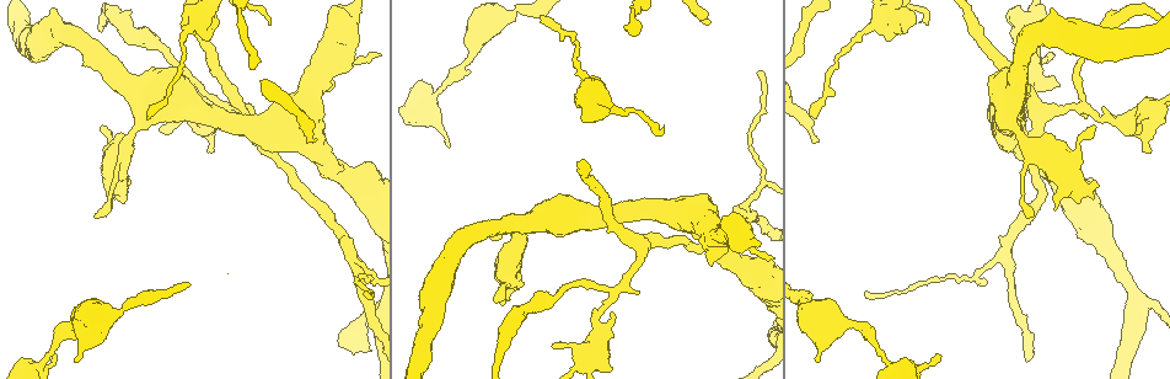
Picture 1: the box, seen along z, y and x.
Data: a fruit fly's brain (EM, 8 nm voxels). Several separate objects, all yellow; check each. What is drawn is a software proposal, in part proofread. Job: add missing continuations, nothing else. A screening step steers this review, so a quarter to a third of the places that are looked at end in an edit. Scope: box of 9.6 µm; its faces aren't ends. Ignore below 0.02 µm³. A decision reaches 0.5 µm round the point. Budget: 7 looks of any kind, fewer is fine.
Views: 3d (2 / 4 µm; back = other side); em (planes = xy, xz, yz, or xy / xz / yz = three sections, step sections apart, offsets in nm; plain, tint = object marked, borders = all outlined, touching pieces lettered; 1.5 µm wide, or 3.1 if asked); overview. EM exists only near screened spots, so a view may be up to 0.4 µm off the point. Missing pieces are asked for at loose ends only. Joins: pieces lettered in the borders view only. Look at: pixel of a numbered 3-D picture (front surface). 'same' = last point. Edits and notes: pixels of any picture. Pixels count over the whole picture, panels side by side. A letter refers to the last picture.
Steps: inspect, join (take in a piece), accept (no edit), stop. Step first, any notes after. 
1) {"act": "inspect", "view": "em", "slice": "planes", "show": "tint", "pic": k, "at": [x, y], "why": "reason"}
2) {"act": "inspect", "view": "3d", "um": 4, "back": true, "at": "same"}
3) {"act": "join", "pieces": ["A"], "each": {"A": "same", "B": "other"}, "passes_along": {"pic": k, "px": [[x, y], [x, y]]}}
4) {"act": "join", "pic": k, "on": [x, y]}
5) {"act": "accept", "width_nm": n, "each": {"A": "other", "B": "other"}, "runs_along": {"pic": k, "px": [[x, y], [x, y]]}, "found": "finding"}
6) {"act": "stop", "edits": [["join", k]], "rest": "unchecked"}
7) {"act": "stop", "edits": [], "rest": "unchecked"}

{"act": "inspect", "view": "3d", "um": 2, "pic": 1, "at": [496, 303], "why": "an open end"}

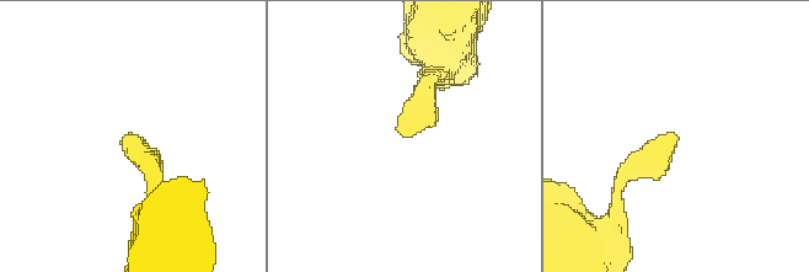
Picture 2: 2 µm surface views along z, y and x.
{"act": "inspect", "view": "em", "slice": "xz", "step": 8, "show": "borders", "pic": 2, "at": [674, 139], "why": "now the EM"}

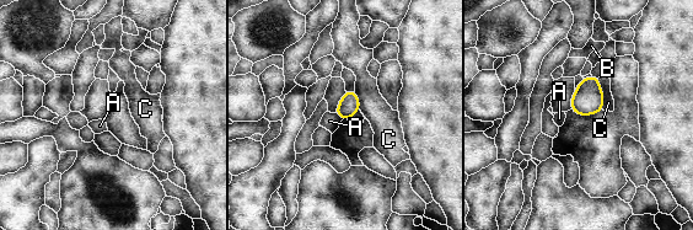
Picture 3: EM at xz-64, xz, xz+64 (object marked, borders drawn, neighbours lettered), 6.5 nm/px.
{"act": "inspect", "view": "em", "slice": "xy", "step": 4, "show": "borders", "at": "same"}

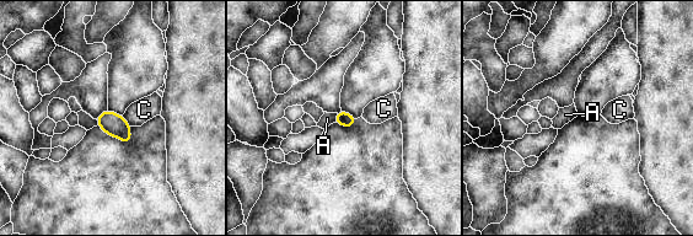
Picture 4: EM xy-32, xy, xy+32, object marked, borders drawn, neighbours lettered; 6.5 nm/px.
{"act": "accept", "each": {"A": "other", "C": "other"}, "border": {"pic": 4, "px": [[337, 113], [334, 122]]}, "found": "none of them fits"}

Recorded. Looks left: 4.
{"act": "inspect", "view": "3d", "um": 4, "pic": 1, "at": [1087, 116], "why": "an open end"}

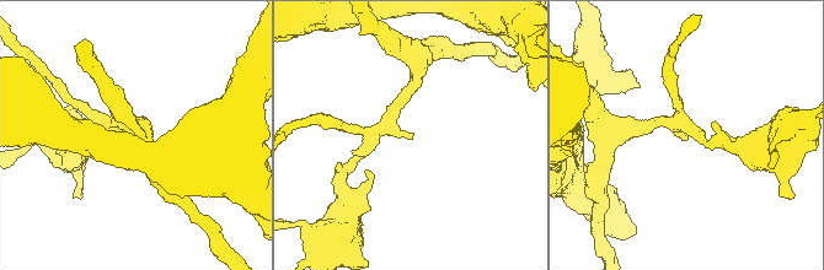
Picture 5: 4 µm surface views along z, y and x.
{"act": "inspect", "view": "em", "slice": "planes", "show": "borders", "pic": 5, "at": [412, 137], "arm_widths_nm": [170, 220], "why": "shape alone is not enough"}

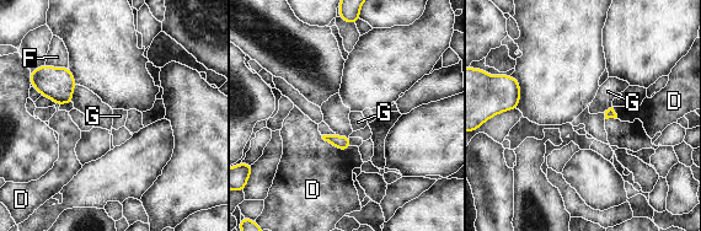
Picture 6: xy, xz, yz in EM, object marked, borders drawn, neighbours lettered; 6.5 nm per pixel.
{"act": "accept", "each": {"D": "other", "F": "other", "G": "other"}, "border": {"pic": 6, "px": [[321, 135], [340, 149], [349, 148]]}, "found": "no lettered piece goes on from it"}

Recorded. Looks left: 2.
{"act": "inspect", "view": "3d", "um": 2, "pic": 1, "at": [814, 138], "why": "branch stops here"}

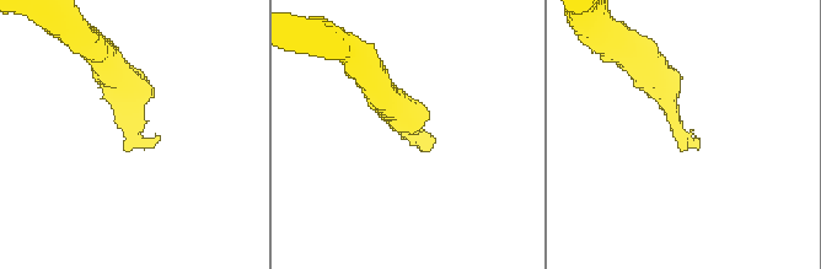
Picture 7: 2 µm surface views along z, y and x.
{"act": "inspect", "view": "em", "slice": "planes", "show": "borders", "pic": 7, "at": [160, 135]}

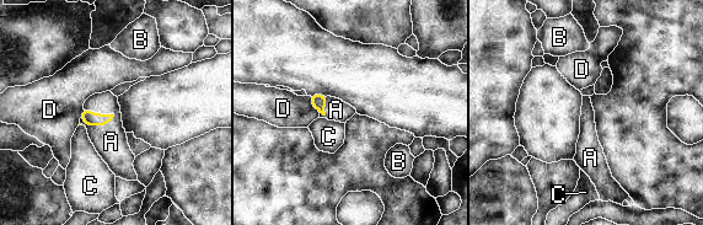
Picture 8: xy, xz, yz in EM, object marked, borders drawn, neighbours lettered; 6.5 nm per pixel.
{"act": "join", "pieces": ["A"], "longest_contact_nm": ["A", 220], "each": {"A": "same", "B": "other", "C": "other", "D": "other"}, "passes_along": {"pic": 8, "px": [[90, 118], [100, 114], [111, 142]]}, "found": "it goes on there"}

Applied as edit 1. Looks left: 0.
{"act": "stop", "edits": [["join", 8]], "rest": "unchecked"}

